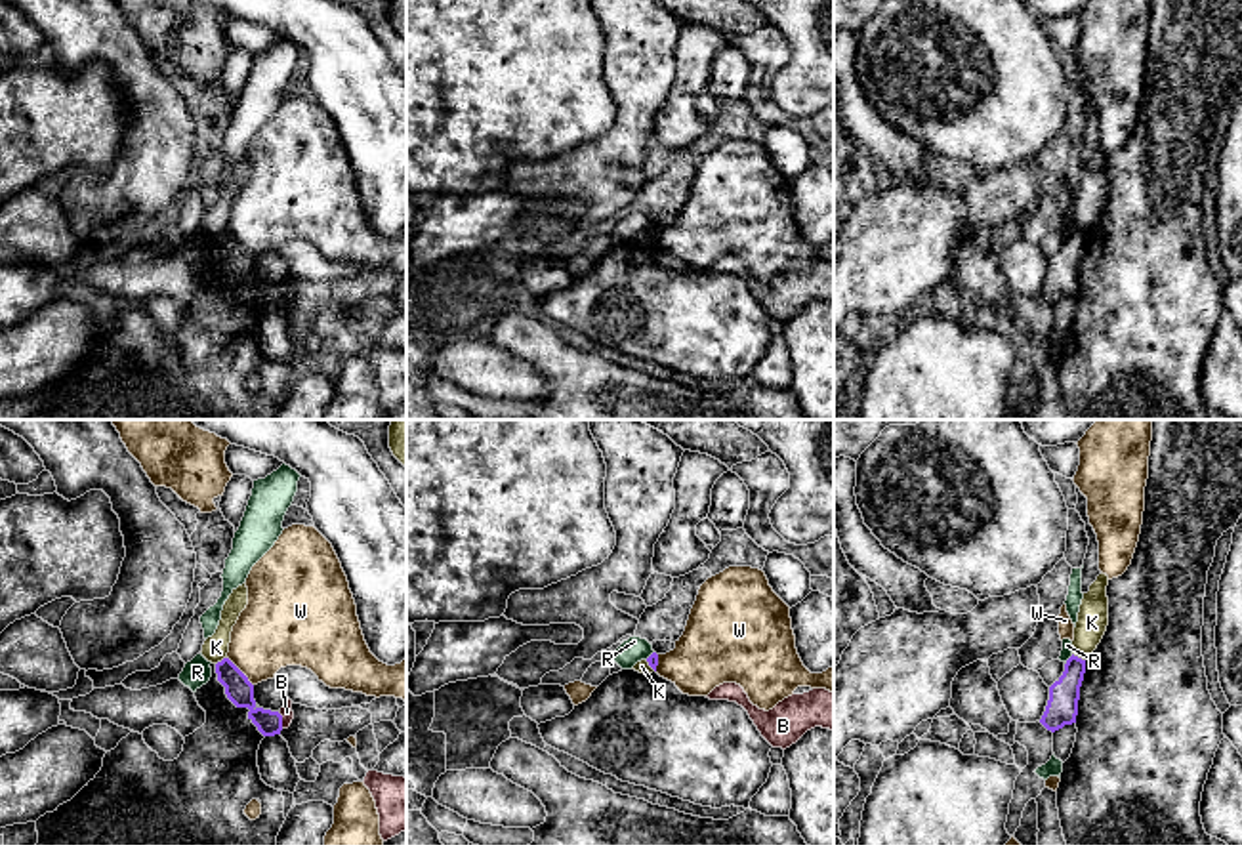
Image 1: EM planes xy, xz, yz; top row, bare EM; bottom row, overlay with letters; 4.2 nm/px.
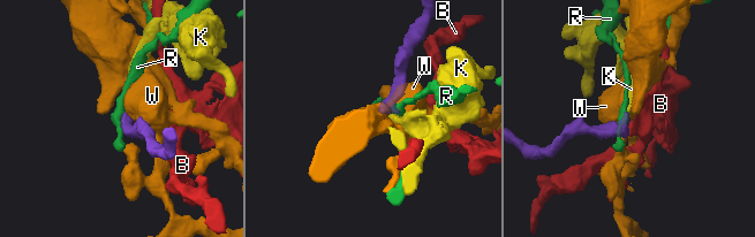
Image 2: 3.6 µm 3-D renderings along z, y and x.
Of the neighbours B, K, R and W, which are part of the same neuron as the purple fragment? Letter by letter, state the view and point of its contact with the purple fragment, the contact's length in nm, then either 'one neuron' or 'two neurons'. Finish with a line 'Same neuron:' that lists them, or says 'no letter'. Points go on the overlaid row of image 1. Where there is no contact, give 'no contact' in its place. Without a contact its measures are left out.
B: xy (281, 720) | 80 nm | two neurons
K: yz (1076, 657) | 70 nm | two neurons
R: yz (1067, 660) | 60 nm | two neurons
W: xy (241, 672) | 170 nm | two neurons
Same neuron: no letter

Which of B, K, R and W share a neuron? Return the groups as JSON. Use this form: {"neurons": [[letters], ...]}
{"neurons": [["B"], ["K"], ["R"], ["W"]]}

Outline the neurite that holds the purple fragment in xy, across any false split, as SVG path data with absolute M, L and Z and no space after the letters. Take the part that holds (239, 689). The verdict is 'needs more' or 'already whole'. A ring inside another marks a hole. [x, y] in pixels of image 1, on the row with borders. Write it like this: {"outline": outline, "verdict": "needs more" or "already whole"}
{"outline": "M223 658L216 664L217 681L225 687L227 698L237 708L248 708L248 719L258 727L263 736L275 736L282 731L282 715L279 711L256 706L254 685L248 677L229 660Z", "verdict": "already whole"}

